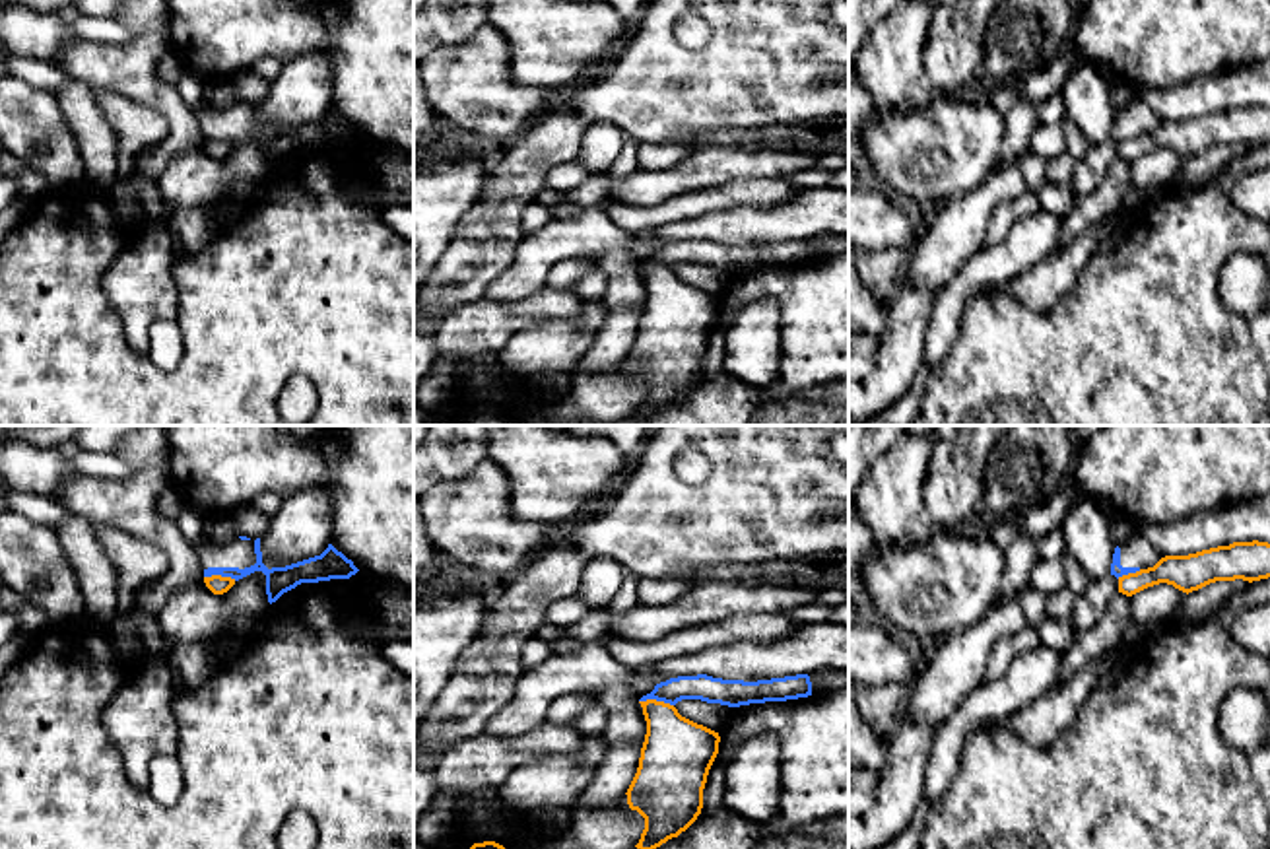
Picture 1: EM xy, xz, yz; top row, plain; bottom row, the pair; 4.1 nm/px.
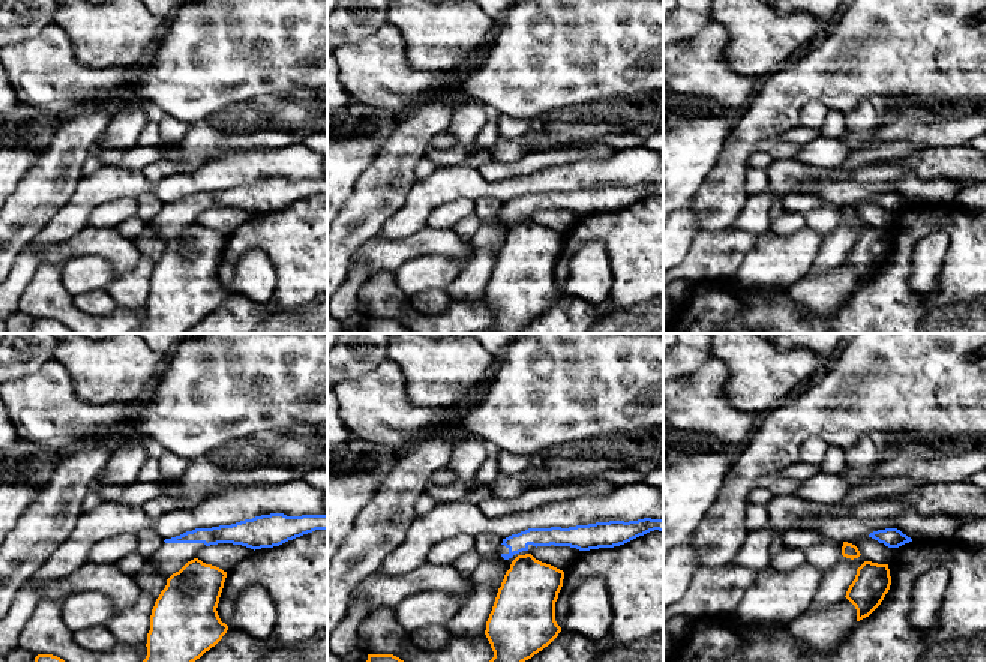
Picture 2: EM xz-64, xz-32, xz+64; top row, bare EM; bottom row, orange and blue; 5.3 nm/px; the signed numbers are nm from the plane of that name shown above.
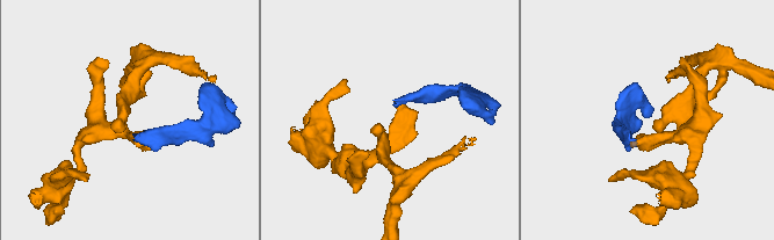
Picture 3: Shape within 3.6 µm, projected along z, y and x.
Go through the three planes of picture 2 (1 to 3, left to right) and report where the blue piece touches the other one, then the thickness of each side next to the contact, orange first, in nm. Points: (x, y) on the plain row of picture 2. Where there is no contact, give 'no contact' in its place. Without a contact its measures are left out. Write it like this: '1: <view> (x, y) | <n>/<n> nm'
1: no contact
2: no contact
3: no contact

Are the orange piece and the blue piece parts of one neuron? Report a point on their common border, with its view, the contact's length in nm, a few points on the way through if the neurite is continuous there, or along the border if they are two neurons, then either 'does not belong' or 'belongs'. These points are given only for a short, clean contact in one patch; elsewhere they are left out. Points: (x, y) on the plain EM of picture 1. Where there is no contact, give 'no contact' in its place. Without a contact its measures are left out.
contact xz (655, 265); length 150 nm; border xz (639, 265), (663, 265), (672, 271); does not belong

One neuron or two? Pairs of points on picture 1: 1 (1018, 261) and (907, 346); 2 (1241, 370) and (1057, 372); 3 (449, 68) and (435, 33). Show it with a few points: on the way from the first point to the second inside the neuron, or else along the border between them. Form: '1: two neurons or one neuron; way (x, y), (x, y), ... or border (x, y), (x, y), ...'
1: two neurons; border (940, 292), (927, 329), (923, 360)
2: one neuron; way (1195, 372), (1103, 372)
3: two neurons; border (482, 26), (463, 41), (443, 45), (434, 53)

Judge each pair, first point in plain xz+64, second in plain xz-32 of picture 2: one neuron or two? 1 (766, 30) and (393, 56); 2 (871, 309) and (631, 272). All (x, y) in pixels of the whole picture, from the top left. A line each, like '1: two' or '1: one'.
1: two
2: one

